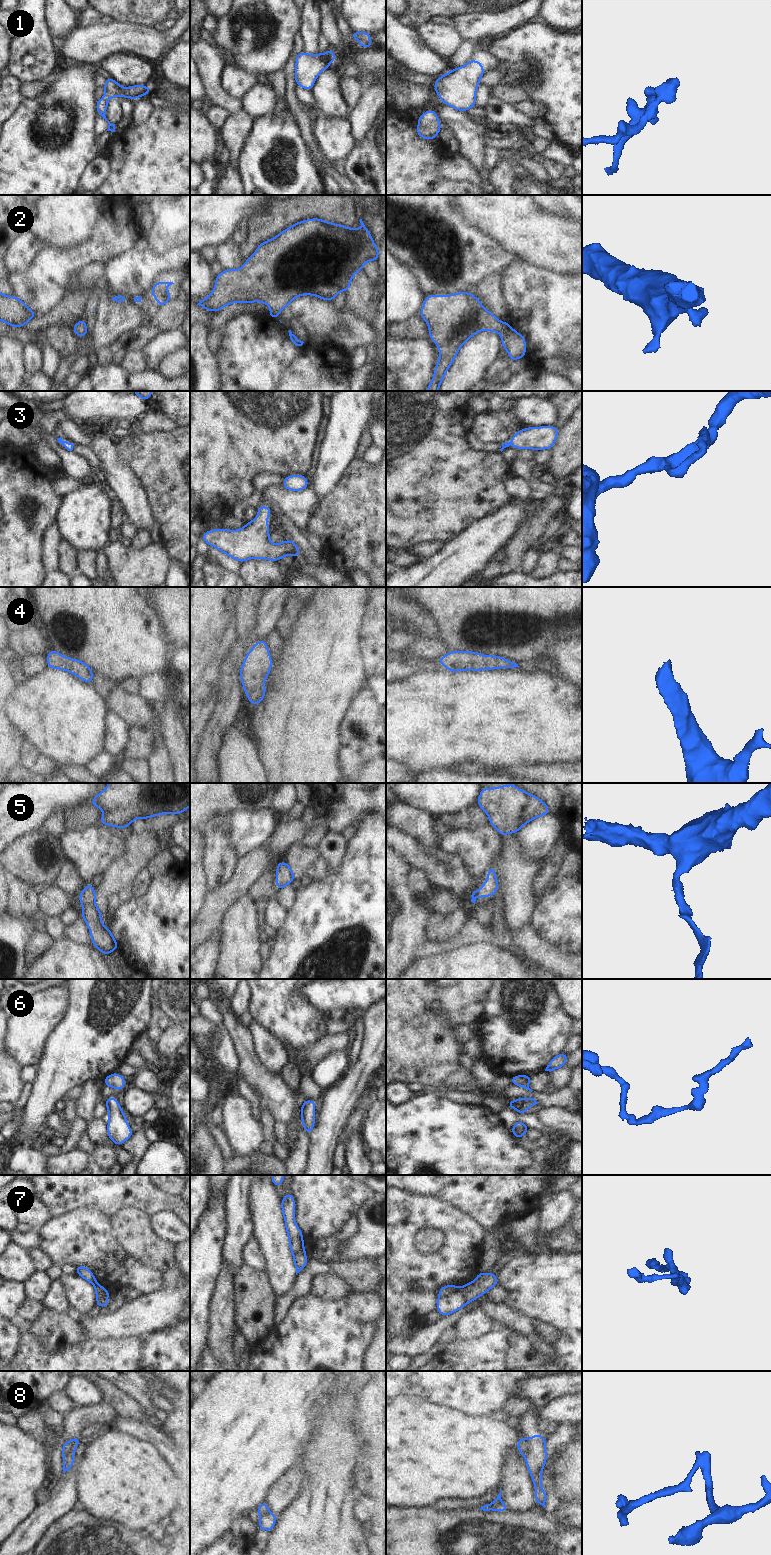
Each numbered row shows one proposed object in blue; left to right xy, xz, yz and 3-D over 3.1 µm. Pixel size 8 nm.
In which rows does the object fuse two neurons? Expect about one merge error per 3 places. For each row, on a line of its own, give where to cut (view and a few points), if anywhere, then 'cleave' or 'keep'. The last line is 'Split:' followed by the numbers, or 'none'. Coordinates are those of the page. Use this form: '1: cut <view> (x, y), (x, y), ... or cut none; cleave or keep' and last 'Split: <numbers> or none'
1: cut none; keep
2: cut none; keep
3: cut none; keep
4: cut none; keep
5: cut none; keep
6: cut none; keep
7: cut yz (463, 1286), (463, 1297), (467, 1303); cleave
8: cut xy (71, 1441), (73, 1444), (72, 1449), (63, 1458); cleave
Split: 7, 8

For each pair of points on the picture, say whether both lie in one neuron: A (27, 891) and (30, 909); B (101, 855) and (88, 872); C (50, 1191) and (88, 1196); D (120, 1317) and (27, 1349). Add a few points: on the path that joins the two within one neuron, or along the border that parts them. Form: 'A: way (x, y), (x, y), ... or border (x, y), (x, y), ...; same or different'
A: way (27, 895), (28, 905); same
B: way (97, 859), (89, 868); same
C: way (59, 1191), (79, 1192); same
D: border (110, 1337), (104, 1339), (86, 1338); different

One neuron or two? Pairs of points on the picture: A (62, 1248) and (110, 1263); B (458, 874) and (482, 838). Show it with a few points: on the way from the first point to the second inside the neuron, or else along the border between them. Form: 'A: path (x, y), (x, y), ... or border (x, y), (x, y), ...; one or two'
A: path (74, 1251), (98, 1252); one
B: border (444, 851), (458, 854), (472, 873), (485, 871); two

